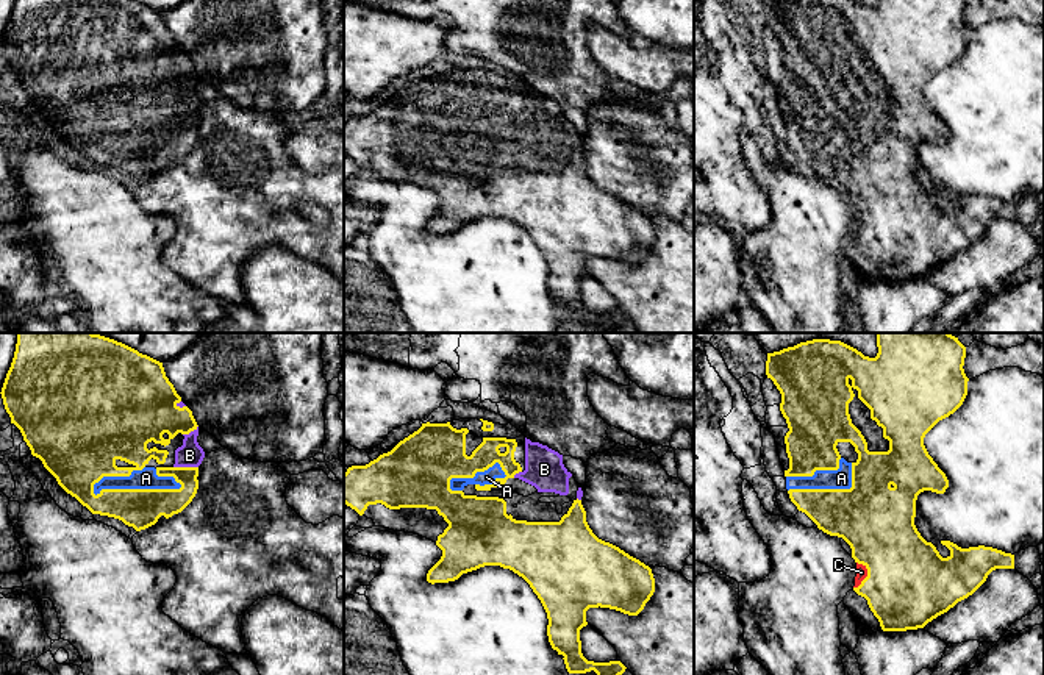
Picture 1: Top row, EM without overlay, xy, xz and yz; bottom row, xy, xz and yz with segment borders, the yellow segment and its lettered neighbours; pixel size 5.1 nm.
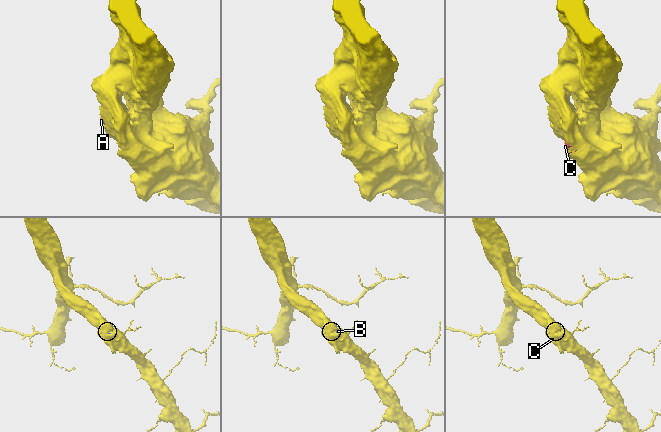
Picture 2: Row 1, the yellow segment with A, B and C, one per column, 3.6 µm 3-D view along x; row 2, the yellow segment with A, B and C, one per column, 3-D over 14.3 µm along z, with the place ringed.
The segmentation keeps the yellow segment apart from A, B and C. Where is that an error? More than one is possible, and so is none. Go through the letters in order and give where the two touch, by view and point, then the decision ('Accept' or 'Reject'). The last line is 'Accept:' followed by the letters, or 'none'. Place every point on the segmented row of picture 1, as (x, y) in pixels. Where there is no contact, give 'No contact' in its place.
A: Touches yellow at xy (136, 489). Accept
B: Touches yellow at xy (186, 467). Accept
C: Touches yellow at yz (868, 575). Accept
Accept: A, B, C

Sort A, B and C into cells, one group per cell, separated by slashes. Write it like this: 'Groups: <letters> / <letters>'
Groups: A B C

